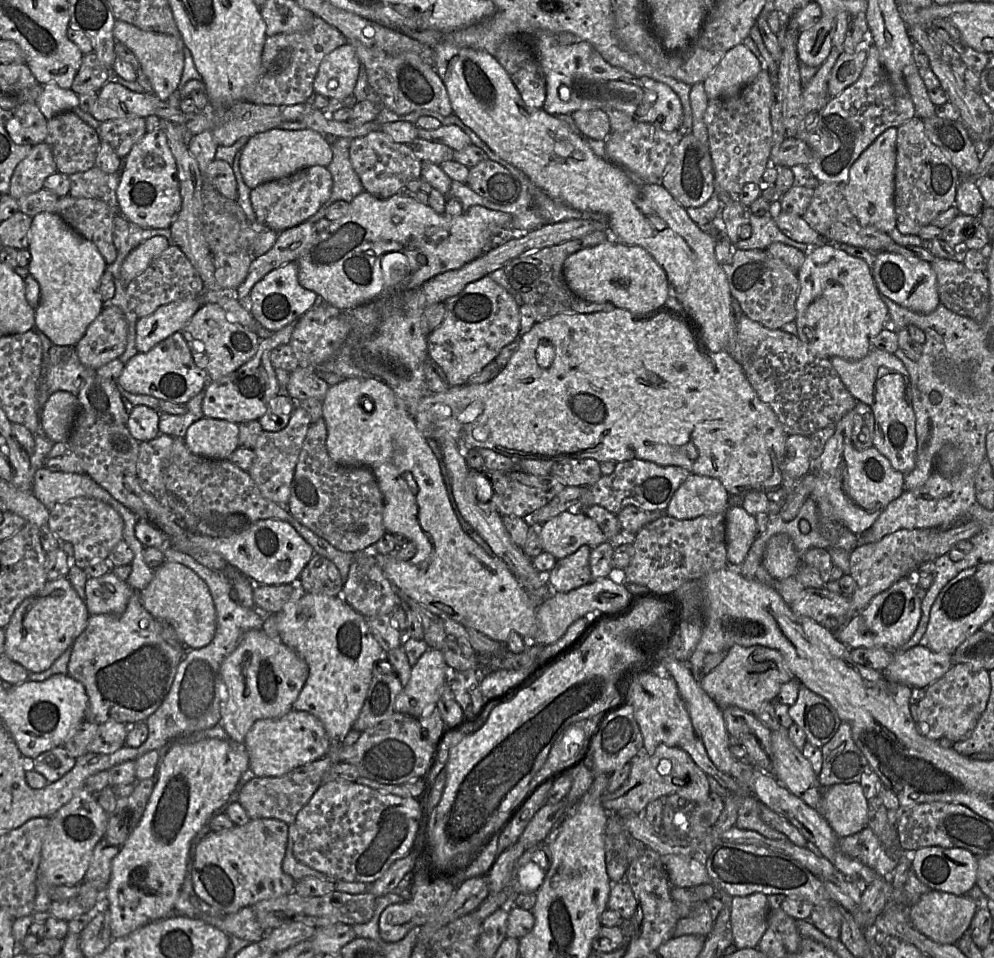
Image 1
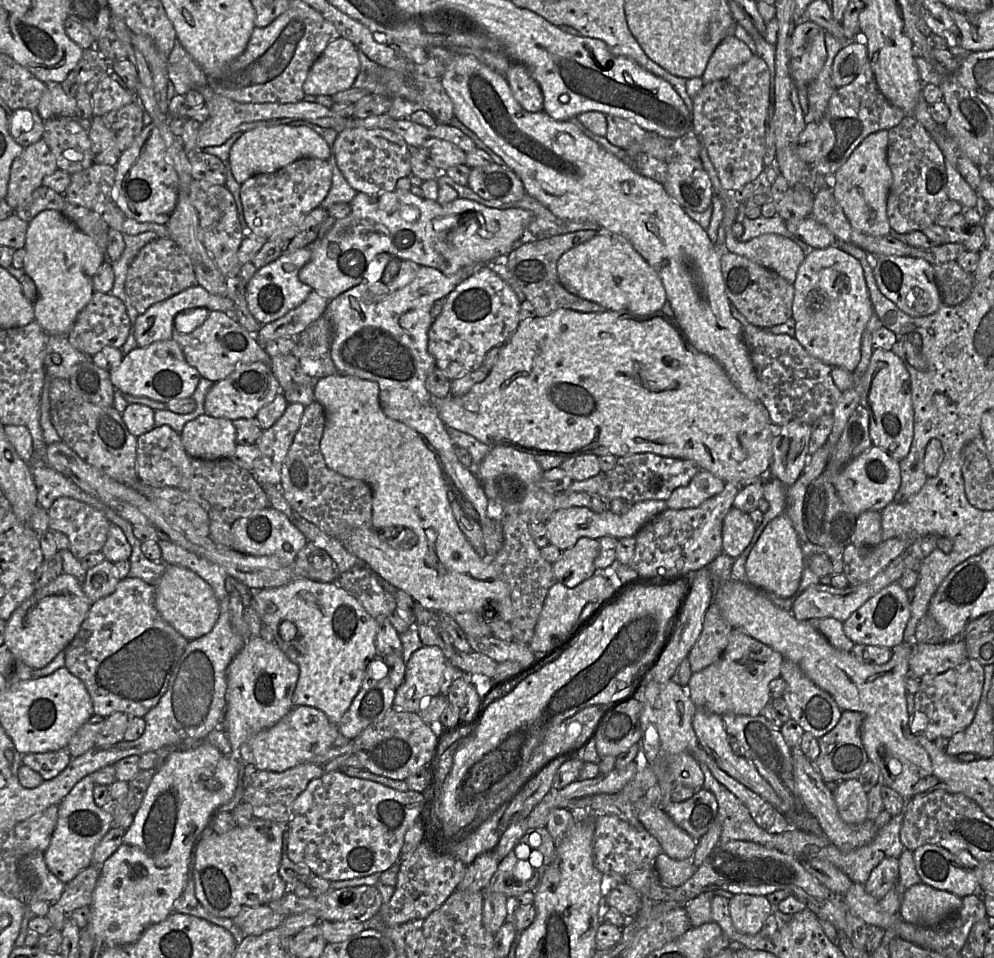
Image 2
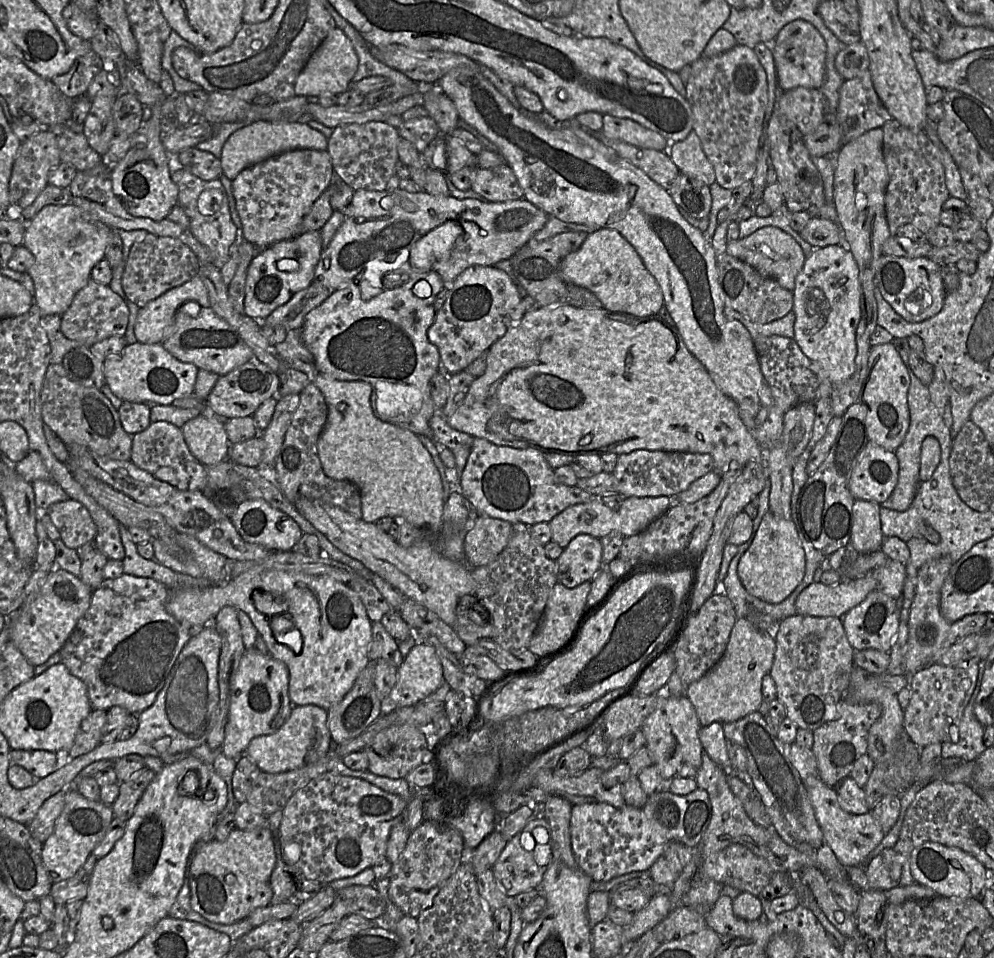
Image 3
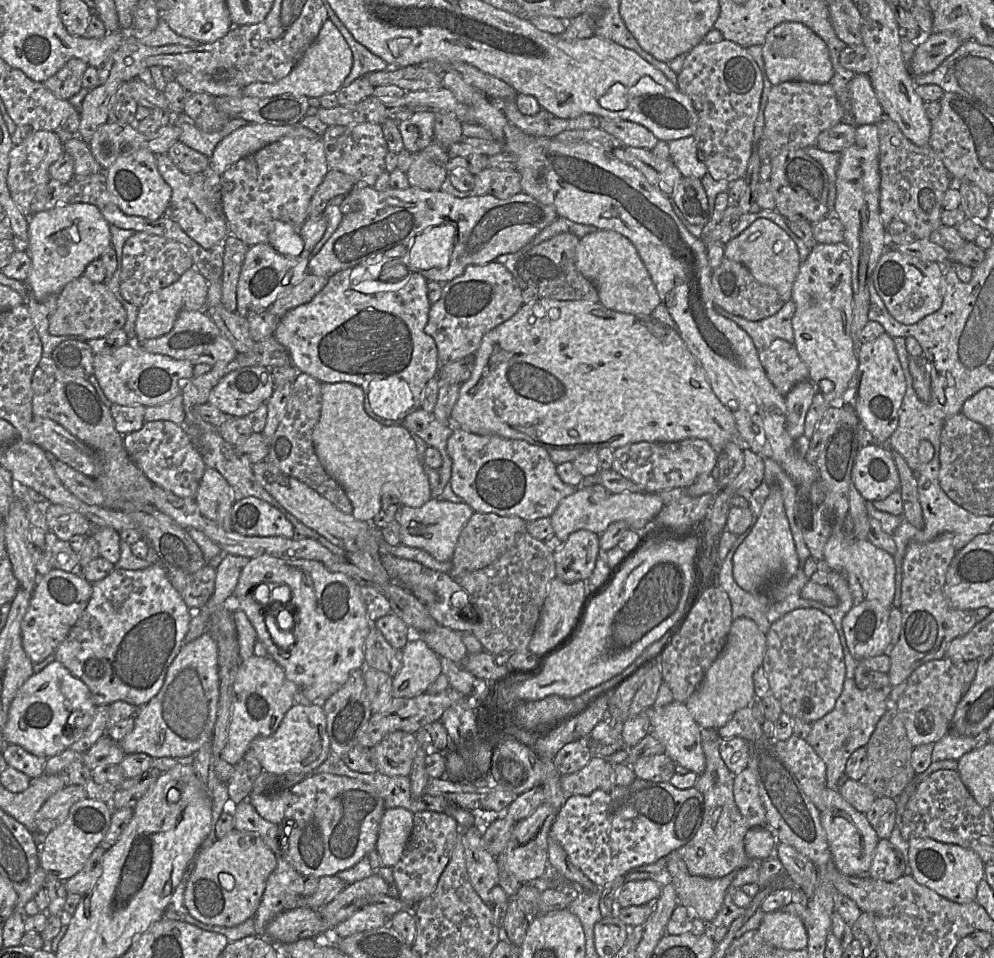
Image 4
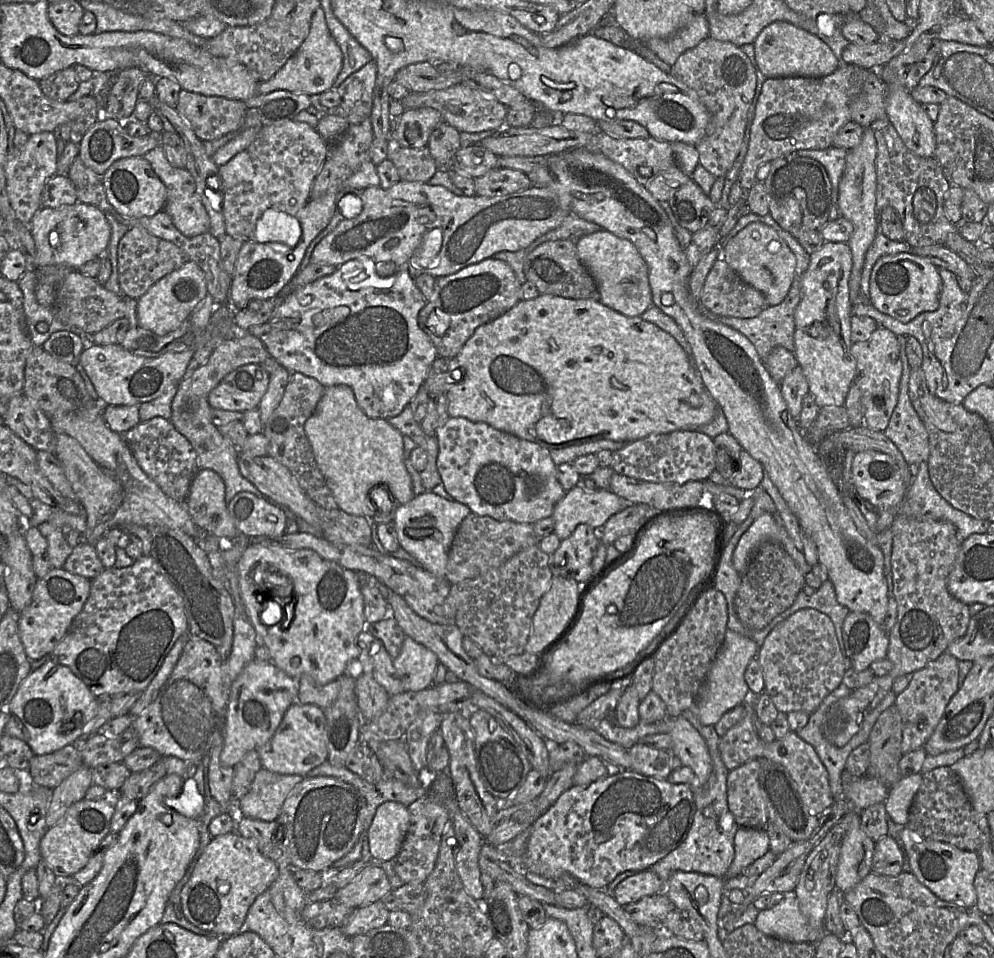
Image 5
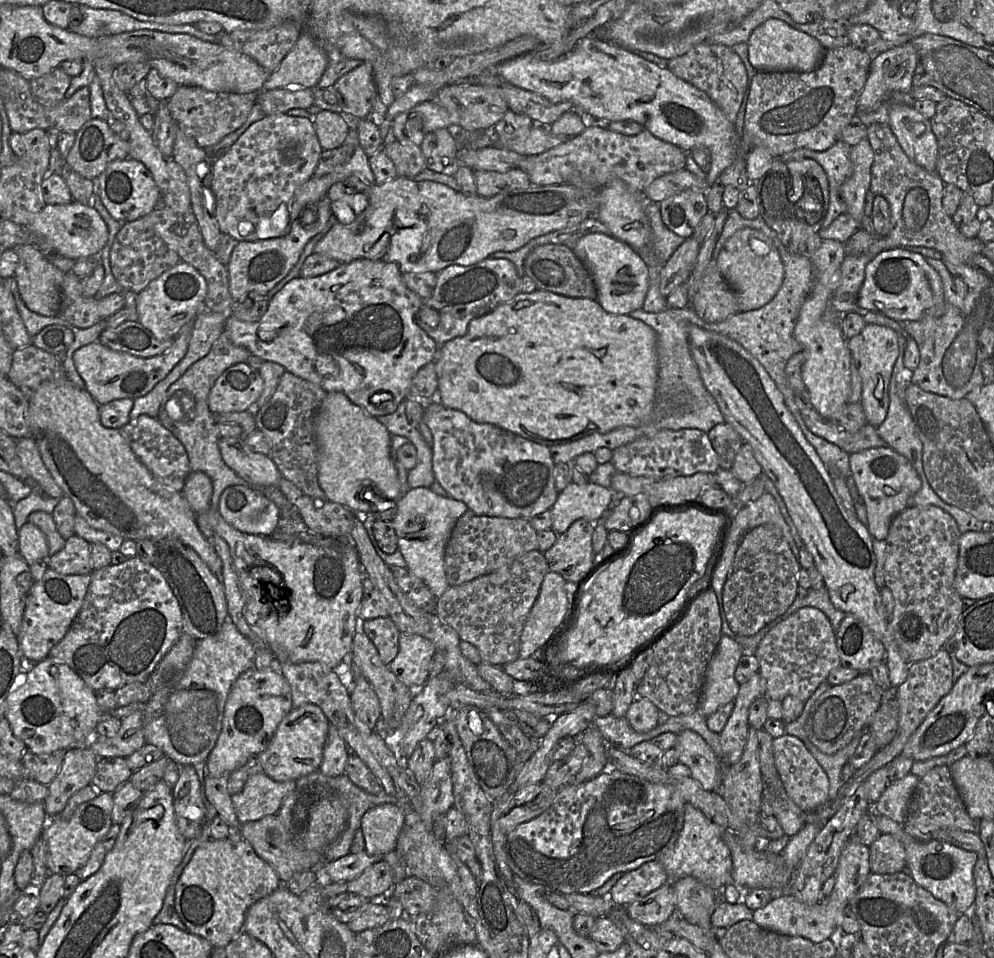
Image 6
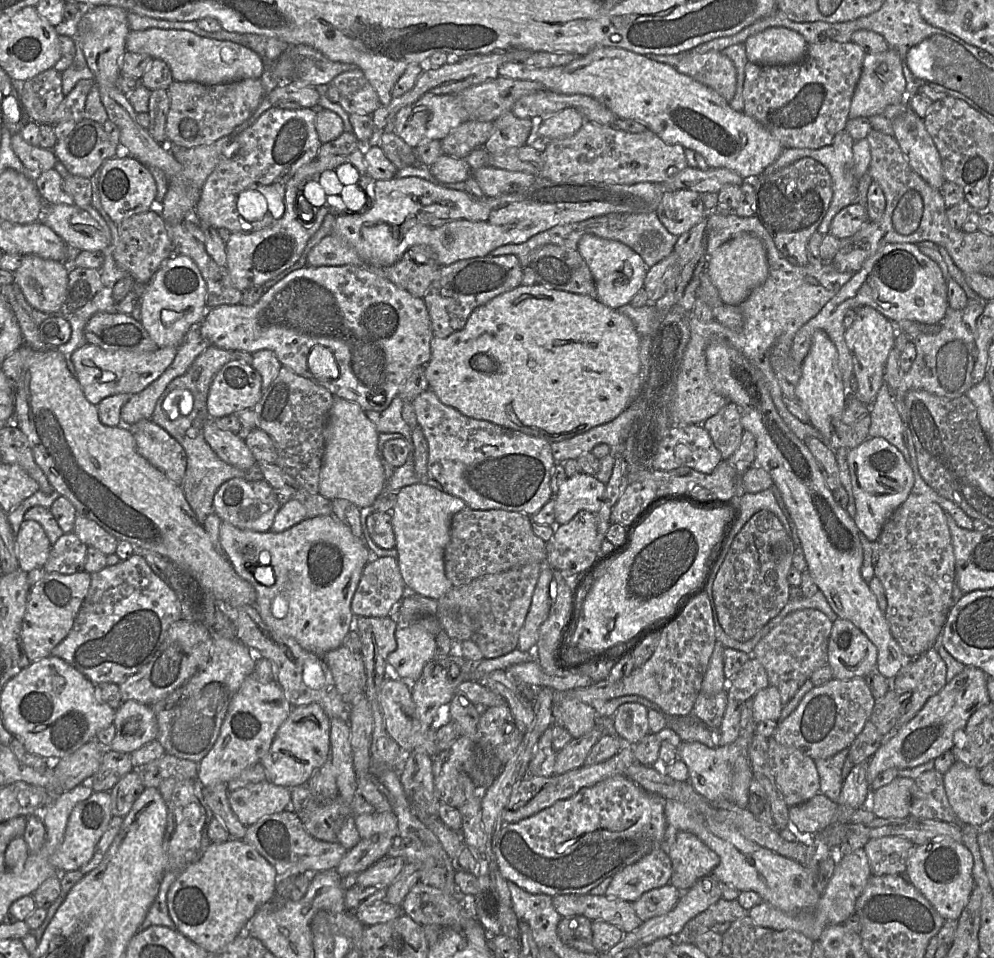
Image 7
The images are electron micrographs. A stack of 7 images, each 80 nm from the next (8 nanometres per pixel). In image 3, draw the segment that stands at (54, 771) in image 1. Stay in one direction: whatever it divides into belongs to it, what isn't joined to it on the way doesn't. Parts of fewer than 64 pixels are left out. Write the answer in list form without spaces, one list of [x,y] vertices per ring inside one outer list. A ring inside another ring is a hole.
[[[11,749],[9,759],[11,764],[25,768],[35,779],[44,778],[58,768],[57,755],[51,751]]]

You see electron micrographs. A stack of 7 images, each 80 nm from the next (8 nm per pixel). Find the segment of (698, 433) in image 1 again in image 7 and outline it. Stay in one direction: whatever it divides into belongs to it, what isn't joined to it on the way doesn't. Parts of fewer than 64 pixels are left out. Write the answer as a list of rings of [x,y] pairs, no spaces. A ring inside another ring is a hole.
[[[539,283],[532,286],[521,284],[476,308],[461,330],[445,338],[433,337],[431,340],[431,359],[425,366],[425,376],[429,383],[429,389],[437,395],[444,405],[456,409],[467,417],[487,420],[505,428],[546,439],[552,444],[610,422],[629,407],[640,389],[642,374],[640,343],[641,337],[634,323],[627,316],[612,310],[598,299],[551,289]]]

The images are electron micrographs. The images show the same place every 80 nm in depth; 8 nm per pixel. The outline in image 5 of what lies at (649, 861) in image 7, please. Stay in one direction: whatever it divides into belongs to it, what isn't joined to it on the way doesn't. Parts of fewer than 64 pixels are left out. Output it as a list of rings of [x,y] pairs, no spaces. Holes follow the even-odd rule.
[[[651,869],[634,873],[620,882],[613,891],[613,897],[621,906],[637,902],[643,897],[664,891],[663,882]]]

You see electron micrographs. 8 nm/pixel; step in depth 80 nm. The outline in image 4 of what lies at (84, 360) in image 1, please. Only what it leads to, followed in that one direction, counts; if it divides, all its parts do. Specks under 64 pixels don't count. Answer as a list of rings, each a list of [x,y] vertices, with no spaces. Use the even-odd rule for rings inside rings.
[[[82,275],[70,281],[57,295],[57,308],[50,318],[49,333],[54,336],[75,337],[88,342],[110,332],[123,329],[127,311],[106,283],[94,282]]]

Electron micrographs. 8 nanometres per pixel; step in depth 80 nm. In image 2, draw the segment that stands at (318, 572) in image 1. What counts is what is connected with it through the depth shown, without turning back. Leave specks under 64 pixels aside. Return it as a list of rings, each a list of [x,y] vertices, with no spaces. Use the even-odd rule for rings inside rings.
[[[313,543],[306,545],[297,553],[295,564],[308,573],[308,579],[322,583],[336,583],[340,576],[338,566],[332,558]]]

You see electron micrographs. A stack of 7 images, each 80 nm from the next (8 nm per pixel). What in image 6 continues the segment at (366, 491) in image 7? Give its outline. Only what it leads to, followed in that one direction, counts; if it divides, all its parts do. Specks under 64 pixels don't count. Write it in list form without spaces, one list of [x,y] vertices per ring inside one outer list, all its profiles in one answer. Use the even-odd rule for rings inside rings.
[[[329,392],[314,417],[313,428],[318,453],[318,481],[329,501],[358,514],[376,511],[384,499],[398,502],[402,491],[392,454],[392,435],[375,417],[352,403],[344,393]]]

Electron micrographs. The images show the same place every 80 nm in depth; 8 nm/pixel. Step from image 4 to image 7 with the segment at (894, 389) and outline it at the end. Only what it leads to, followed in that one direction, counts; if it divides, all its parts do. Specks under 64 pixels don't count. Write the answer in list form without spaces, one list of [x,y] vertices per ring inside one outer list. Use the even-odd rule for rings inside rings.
[[[870,306],[855,309],[853,324],[845,330],[845,341],[851,354],[858,390],[856,397],[872,406],[884,384],[885,366],[895,346],[896,328],[893,323]]]

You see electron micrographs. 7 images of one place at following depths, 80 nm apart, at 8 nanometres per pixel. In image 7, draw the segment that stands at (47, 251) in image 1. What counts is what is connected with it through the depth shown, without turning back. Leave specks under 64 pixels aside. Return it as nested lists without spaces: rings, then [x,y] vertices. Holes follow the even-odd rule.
[[[46,204],[38,221],[80,251],[103,251],[111,242],[107,223],[91,205]]]

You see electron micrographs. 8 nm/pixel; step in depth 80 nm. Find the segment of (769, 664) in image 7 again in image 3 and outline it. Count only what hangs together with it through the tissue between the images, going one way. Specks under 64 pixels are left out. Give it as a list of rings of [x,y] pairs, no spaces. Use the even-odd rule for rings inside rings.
[[[796,613],[776,624],[774,641],[776,649],[769,674],[787,717],[799,728],[812,732],[838,719],[838,702],[849,686],[855,652],[847,640],[842,621],[836,617]]]

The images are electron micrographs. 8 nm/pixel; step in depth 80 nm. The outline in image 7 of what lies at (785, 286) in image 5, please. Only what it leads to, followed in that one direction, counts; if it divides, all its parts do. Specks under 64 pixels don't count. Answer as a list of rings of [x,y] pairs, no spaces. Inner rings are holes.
[[[749,233],[728,240],[709,258],[707,274],[723,303],[741,305],[768,277],[769,266],[763,242]]]

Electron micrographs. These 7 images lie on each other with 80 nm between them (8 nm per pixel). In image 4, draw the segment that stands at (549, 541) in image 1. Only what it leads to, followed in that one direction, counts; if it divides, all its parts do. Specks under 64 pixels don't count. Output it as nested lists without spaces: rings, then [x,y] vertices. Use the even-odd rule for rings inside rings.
[[[581,486],[559,503],[550,519],[554,535],[564,543],[577,530],[585,529],[600,535],[611,523],[619,520],[626,521],[630,529],[643,531],[652,524],[663,507],[664,503],[657,493],[622,492],[602,497],[590,488]]]

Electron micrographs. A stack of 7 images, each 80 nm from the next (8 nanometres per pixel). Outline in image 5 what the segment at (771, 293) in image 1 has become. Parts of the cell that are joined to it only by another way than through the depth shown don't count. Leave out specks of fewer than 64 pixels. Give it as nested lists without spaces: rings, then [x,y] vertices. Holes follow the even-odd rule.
[[[722,258],[707,275],[698,302],[709,312],[753,318],[769,305],[763,293],[747,284]]]

